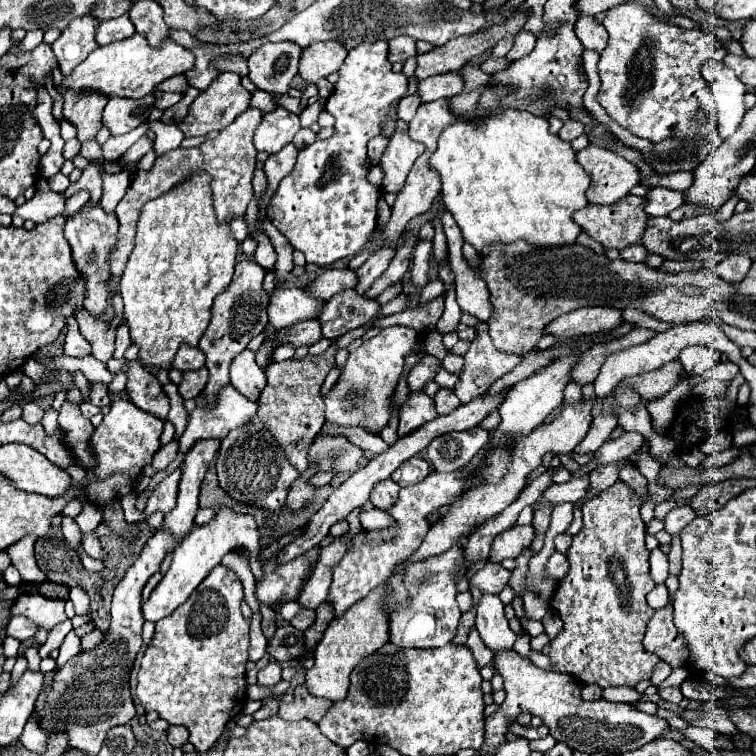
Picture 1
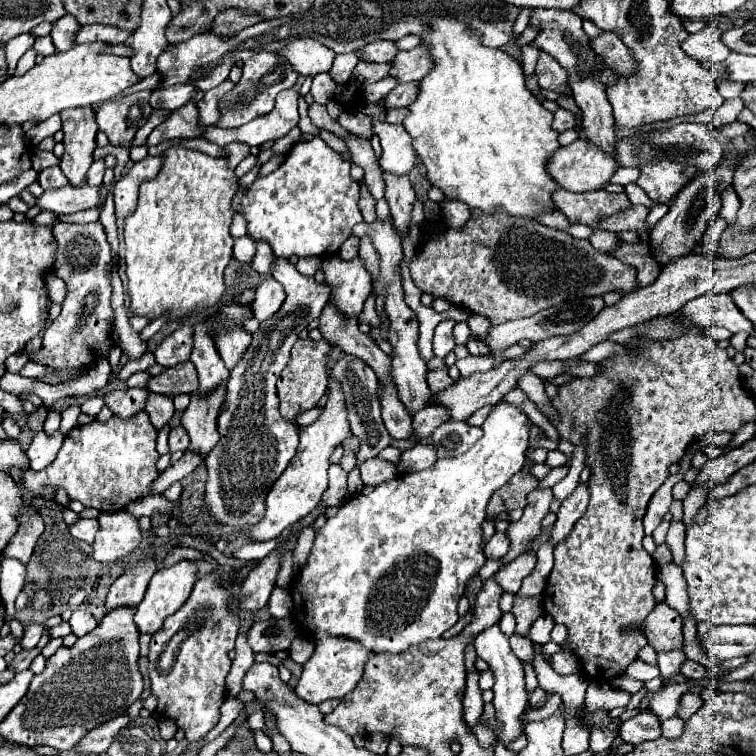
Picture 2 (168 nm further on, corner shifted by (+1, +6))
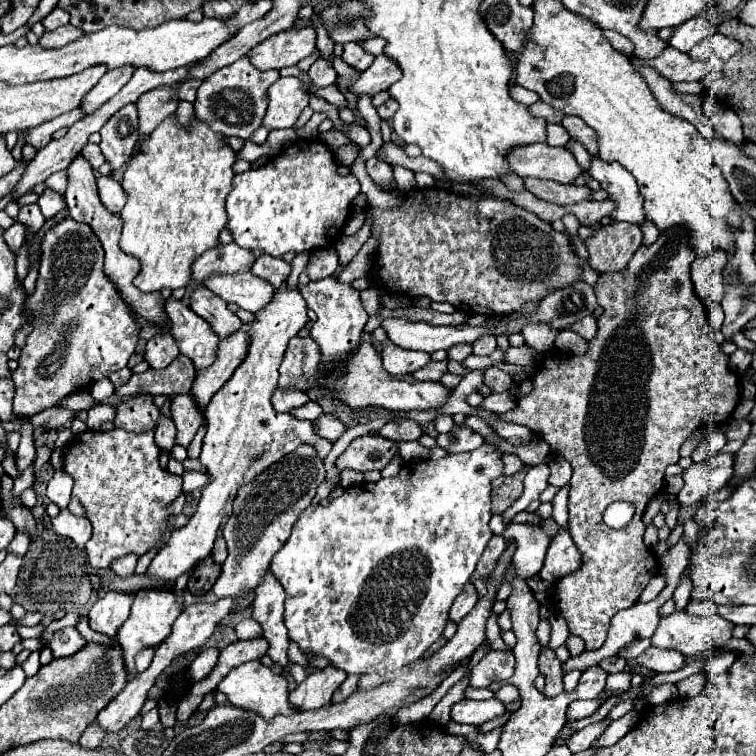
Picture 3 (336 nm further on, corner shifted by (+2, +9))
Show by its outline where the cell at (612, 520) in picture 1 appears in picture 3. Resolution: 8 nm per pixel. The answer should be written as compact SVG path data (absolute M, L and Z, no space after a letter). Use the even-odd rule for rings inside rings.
M668 228L664 230L658 240L650 246L642 246L638 248L638 252L632 256L630 264L628 264L628 270L626 272L620 272L620 274L606 274L606 276L600 276L598 284L594 286L596 290L596 296L598 296L598 304L604 308L604 316L598 318L598 334L596 338L590 340L590 352L586 352L586 356L566 356L562 352L558 352L558 356L546 356L546 360L538 366L536 374L532 376L532 382L534 382L534 390L520 398L516 402L516 408L502 414L502 418L506 422L516 422L516 424L524 424L528 426L532 432L536 432L544 442L548 442L552 446L554 452L560 452L570 464L572 464L572 480L570 480L570 500L568 500L568 526L570 526L570 536L574 540L574 544L578 546L580 554L582 554L582 564L578 568L578 572L574 570L572 574L566 574L562 576L554 586L554 596L552 596L552 604L554 604L554 610L566 620L568 628L570 628L570 634L578 636L584 640L586 644L586 650L598 650L604 642L606 642L606 634L608 634L608 628L610 628L610 620L612 616L618 612L618 610L624 610L624 608L630 608L638 602L638 596L640 592L648 586L648 582L656 576L658 572L658 558L654 556L654 552L650 548L644 546L642 542L642 536L644 536L644 522L642 522L642 512L646 508L646 504L650 502L652 496L660 494L662 488L664 488L664 470L666 466L670 464L676 464L680 460L678 452L682 448L682 444L686 442L686 438L696 432L698 428L706 426L708 422L714 422L714 424L722 424L730 418L730 414L734 412L734 408L738 406L740 402L740 382L738 382L738 376L732 372L730 368L730 356L722 352L722 346L716 344L710 334L712 334L712 328L708 324L708 318L706 318L706 306L702 304L702 300L694 294L694 286L692 286L692 278L690 278L690 264L694 262L696 254L692 252L690 248L690 230L688 228ZM616 500L626 500L626 502L632 502L634 508L636 508L636 514L632 518L632 522L626 526L626 528L620 528L620 530L614 530L614 528L608 528L602 520L602 514L604 510L616 502Z

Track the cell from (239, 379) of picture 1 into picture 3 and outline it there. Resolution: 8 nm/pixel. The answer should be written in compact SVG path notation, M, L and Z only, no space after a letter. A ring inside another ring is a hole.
M202 286L194 290L190 308L212 326L212 330L218 334L220 340L228 338L232 332L236 332L244 324L234 312L226 308L226 302L220 296L216 296L214 292Z

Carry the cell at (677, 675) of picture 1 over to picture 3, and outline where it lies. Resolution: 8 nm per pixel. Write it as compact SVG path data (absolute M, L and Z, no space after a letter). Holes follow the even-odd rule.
M604 718L604 720L600 720L600 722L594 722L594 724L588 724L586 728L582 728L582 730L578 730L570 740L568 740L568 748L572 750L572 752L582 752L582 750L588 750L602 734L604 734L604 730L608 728L612 724L612 720L610 718Z

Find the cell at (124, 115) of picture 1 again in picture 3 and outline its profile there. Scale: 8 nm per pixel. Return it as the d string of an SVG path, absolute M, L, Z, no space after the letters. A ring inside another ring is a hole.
M128 104L122 110L118 110L114 116L108 118L108 122L100 130L102 134L102 154L106 156L106 162L112 164L112 170L116 172L120 166L124 166L138 142L138 108L136 104Z

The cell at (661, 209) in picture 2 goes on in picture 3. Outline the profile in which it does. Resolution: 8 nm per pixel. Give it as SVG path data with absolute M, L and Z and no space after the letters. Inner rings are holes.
M647 219L641 224L640 229L643 233L643 245L650 245L654 243L660 235L657 226Z

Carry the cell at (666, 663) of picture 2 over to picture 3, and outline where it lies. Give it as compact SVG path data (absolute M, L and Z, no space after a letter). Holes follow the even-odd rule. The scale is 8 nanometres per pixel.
M682 610L682 612L674 612L672 616L660 618L660 624L654 636L650 638L650 642L652 646L662 648L662 650L676 650L676 652L682 652L684 656L696 656L712 648L722 648L726 642L732 640L732 630L734 630L734 624L722 618L720 614L708 616L708 618L696 618L696 616L688 616Z

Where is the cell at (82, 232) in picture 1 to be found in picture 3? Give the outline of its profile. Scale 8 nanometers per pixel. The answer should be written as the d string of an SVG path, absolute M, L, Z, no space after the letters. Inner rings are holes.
M64 218L58 226L54 226L52 230L46 232L44 240L42 240L42 262L40 262L40 272L38 272L38 282L36 282L36 292L26 298L26 314L28 314L28 324L34 328L32 334L28 336L26 340L26 346L22 348L22 356L18 358L18 370L14 372L14 388L16 388L16 396L14 396L14 414L16 416L34 416L38 412L42 412L44 408L50 408L54 406L62 396L68 396L72 392L78 392L78 390L86 390L88 384L98 382L102 378L108 378L112 372L118 372L122 370L126 364L128 364L128 358L134 354L134 348L136 348L136 340L138 340L138 328L136 324L132 322L130 314L126 312L126 306L122 304L122 298L118 294L118 290L114 288L112 280L104 274L102 270L102 264L104 264L104 248L98 240L98 236L94 234L94 230L88 226L88 224L82 224L82 222L76 222L72 218Z

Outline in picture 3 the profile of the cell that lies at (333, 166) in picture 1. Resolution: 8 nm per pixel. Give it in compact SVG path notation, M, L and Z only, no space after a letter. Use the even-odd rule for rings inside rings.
M320 140L294 142L282 150L276 158L270 158L258 170L248 170L236 174L232 180L232 190L226 198L228 228L232 230L234 242L246 250L262 250L270 256L284 256L286 252L312 252L318 248L336 246L342 236L342 228L350 216L352 200L360 194L360 182L354 176L340 176L338 164L330 148Z

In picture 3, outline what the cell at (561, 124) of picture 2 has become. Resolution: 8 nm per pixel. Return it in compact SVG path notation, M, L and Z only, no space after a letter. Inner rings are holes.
M536 102L536 104L532 104L532 106L530 106L530 112L534 112L534 116L540 116L540 118L552 122L552 124L562 122L562 118L564 118L564 112L558 112L556 108L552 108L552 106L546 104L546 102Z

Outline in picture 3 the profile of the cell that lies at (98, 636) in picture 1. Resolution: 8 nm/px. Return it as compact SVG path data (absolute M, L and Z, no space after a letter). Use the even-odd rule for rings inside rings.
M62 628L58 630L58 634L54 634L54 638L46 646L52 650L56 658L62 658L62 656L78 652L84 644L86 640L76 634L76 628Z

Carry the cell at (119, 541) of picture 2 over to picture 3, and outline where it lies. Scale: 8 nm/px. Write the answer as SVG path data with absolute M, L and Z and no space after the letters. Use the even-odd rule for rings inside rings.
M126 554L126 556L122 556L122 558L116 558L110 568L112 568L116 574L120 574L120 576L128 576L128 574L134 572L136 560L138 560L136 554Z

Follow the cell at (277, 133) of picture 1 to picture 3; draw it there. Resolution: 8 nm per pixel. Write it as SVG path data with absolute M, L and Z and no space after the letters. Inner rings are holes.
M280 78L268 90L270 104L262 126L270 130L292 128L300 116L300 112L308 106L308 94L302 90L302 82L298 78Z

